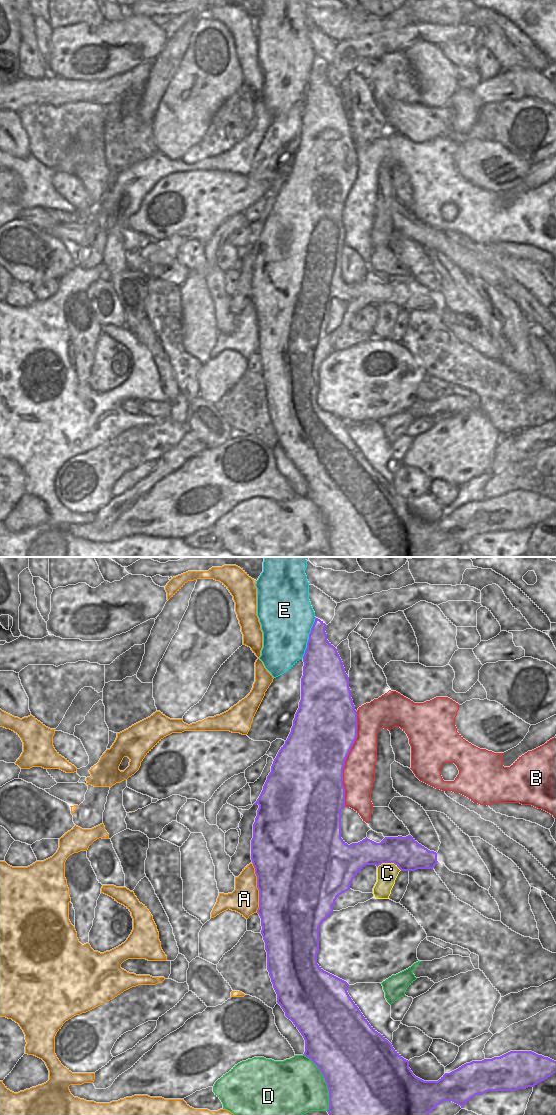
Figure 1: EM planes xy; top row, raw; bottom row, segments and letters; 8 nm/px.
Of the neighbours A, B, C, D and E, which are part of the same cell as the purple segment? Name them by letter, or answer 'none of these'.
none of these

